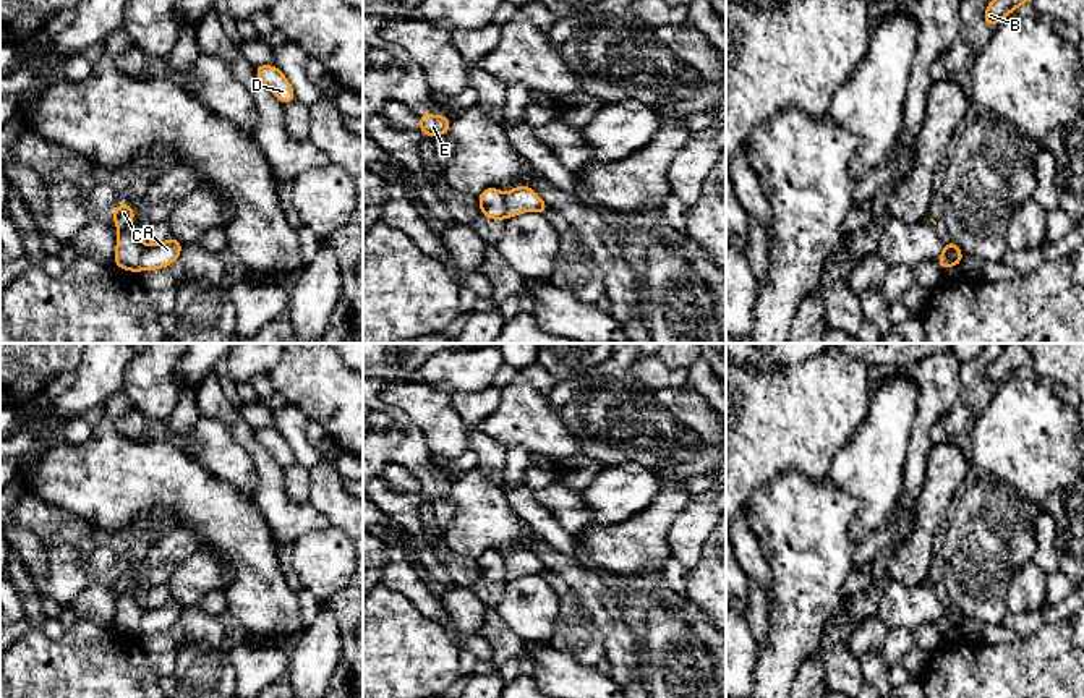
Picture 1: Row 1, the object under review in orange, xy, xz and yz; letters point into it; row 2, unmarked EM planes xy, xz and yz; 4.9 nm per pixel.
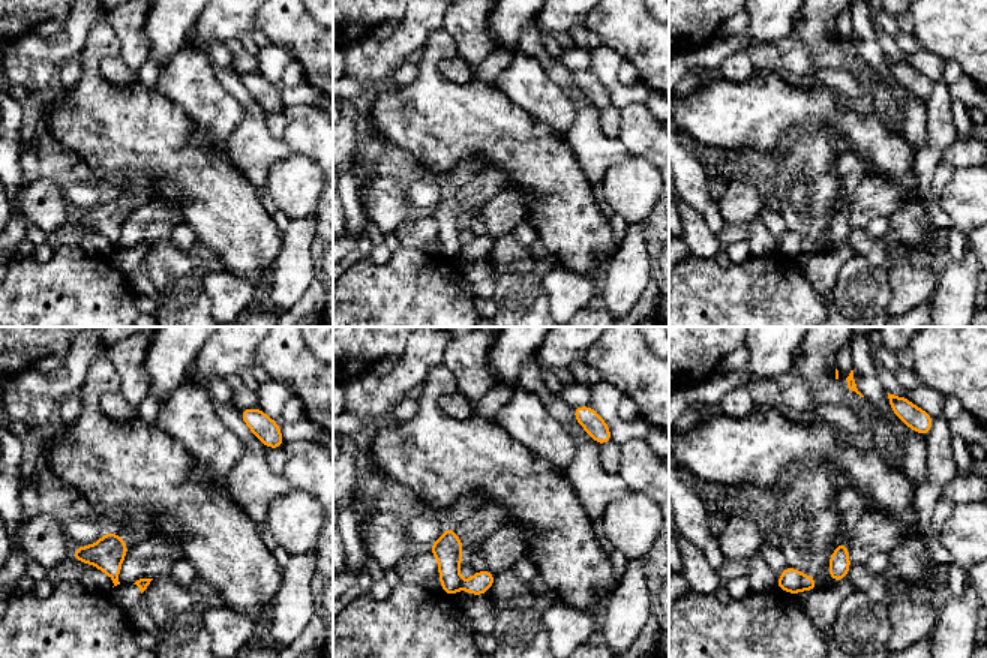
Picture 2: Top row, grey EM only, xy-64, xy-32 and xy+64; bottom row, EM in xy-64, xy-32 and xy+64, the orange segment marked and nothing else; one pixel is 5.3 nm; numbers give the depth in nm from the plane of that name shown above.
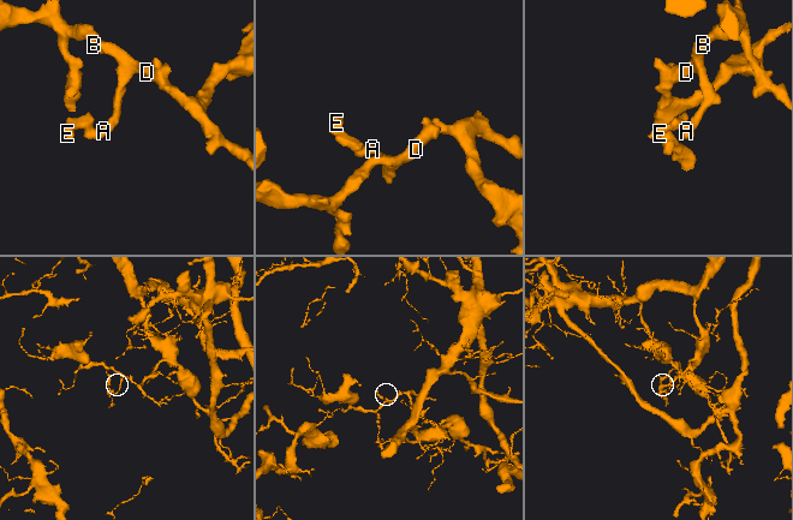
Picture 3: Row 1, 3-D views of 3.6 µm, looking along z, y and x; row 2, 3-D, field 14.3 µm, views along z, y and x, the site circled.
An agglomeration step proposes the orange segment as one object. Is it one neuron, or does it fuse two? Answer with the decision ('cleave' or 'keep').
cleave

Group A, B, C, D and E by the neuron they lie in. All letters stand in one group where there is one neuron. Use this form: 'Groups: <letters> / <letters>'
Groups: A B D / C E

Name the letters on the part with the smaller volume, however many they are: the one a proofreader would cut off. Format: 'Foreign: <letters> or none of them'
Foreign: C, E

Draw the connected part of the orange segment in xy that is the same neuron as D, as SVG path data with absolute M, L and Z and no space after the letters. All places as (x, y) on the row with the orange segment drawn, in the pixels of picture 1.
M258 65L254 73L259 81L282 102L290 104L297 100L297 94L285 78L285 74L275 65Z

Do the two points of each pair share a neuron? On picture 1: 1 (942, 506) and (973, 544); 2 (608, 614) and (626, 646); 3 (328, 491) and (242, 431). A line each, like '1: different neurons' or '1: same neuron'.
1: different neurons
2: same neuron
3: different neurons

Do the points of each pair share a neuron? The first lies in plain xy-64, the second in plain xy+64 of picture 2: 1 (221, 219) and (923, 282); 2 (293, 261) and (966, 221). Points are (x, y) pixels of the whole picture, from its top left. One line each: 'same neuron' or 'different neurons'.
1: different neurons
2: different neurons

